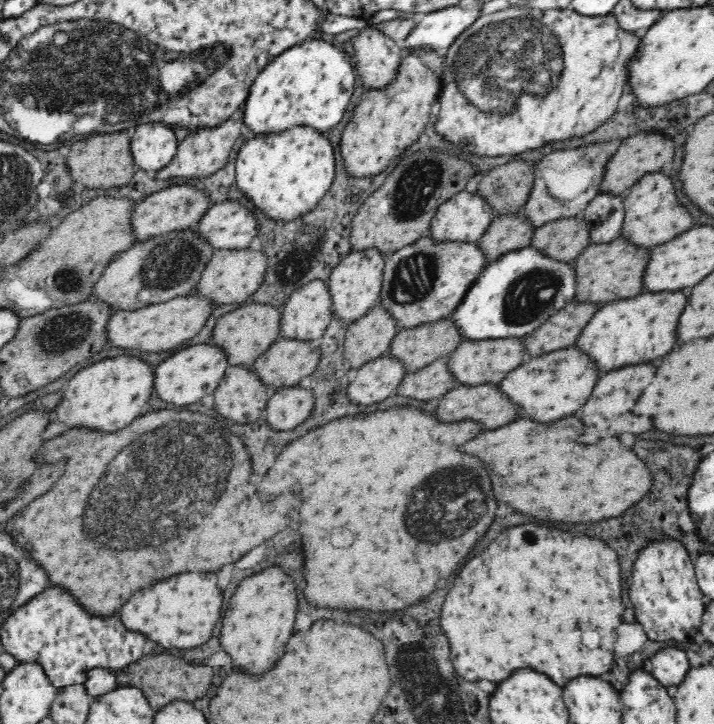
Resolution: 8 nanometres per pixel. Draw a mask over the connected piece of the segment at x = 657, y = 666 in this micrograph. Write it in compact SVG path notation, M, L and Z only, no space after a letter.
M664 648L664 650L658 650L652 658L652 674L654 678L662 686L668 688L668 686L676 686L684 680L688 668L690 668L690 662L688 662L688 656L684 650L680 648Z

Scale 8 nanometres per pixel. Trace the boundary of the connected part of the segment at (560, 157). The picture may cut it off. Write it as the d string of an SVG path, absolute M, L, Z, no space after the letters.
M610 138L590 144L579 143L579 147L552 151L541 156L535 164L534 184L524 206L525 215L536 229L550 221L570 216L581 216L587 204L602 192L601 184L606 164L618 150L622 138Z

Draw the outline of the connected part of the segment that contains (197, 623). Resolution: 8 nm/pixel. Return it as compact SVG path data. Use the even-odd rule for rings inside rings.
M186 572L170 576L150 588L138 590L126 606L122 606L122 622L128 630L142 632L164 649L194 648L214 632L222 610L222 590L216 584L214 572Z

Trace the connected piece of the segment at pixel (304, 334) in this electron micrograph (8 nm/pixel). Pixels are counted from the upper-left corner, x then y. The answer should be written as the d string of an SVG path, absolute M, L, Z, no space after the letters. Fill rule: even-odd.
M316 279L298 287L281 308L281 338L322 338L334 318L334 305L326 281Z

